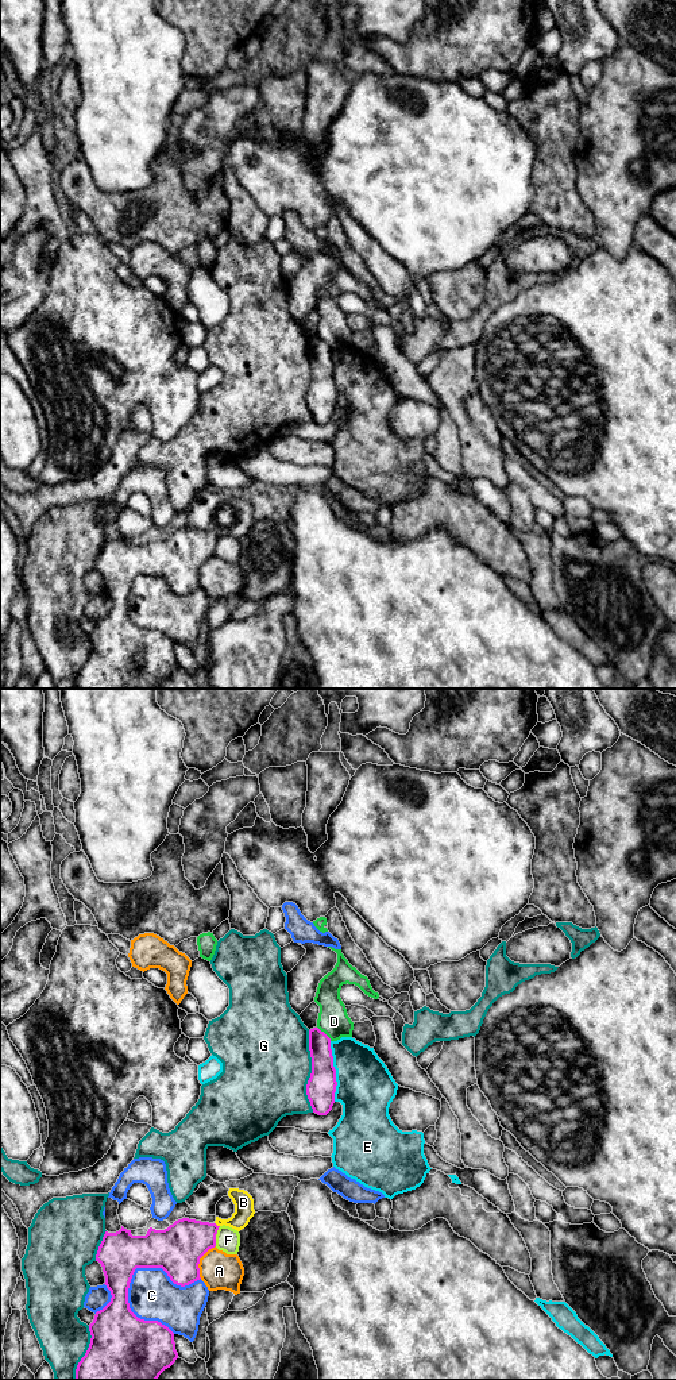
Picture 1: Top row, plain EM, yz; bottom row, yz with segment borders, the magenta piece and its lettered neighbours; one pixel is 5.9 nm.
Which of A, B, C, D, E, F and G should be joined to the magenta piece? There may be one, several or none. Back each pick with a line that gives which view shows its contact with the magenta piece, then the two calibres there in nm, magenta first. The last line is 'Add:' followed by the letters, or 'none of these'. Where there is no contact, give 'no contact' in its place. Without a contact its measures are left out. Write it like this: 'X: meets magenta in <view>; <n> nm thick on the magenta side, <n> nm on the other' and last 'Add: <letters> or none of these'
Add: none of these

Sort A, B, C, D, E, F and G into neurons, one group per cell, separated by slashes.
A / B / C / D / E / F / G

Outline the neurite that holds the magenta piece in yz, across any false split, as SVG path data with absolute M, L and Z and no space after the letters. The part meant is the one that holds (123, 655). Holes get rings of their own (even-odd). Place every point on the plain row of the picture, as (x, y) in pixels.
M182 527L165 539L148 537L146 544L132 544L131 539L105 540L96 570L103 575L111 610L96 621L89 633L90 652L77 674L76 689L157 689L178 667L174 641L158 629L138 627L130 617L128 597L136 577L162 577L170 589L181 595L200 589L200 567L216 555L220 535Z

